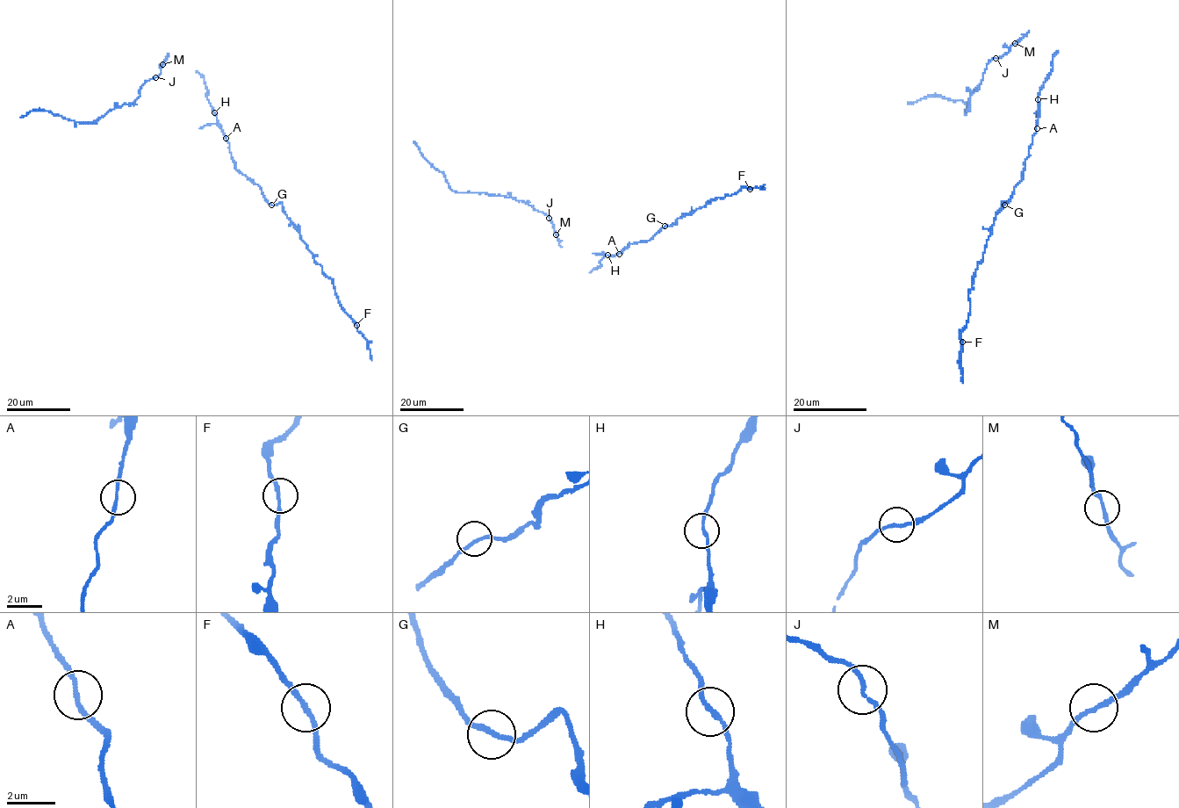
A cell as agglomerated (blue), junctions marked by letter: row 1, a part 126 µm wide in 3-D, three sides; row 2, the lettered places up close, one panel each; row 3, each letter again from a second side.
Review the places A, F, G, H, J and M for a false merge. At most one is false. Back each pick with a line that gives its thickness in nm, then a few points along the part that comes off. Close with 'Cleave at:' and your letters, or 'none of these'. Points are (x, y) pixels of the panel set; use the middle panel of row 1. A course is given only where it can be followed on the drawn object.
Cleave at: none of these

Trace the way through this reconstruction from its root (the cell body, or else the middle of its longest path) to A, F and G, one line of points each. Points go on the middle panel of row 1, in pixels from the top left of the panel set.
A: (608, 256), (619, 254)
F: (608, 256), (621, 253), (629, 243), (650, 240), (710, 200), (750, 189)
G: (608, 256), (621, 253), (629, 243), (650, 240), (664, 226)

